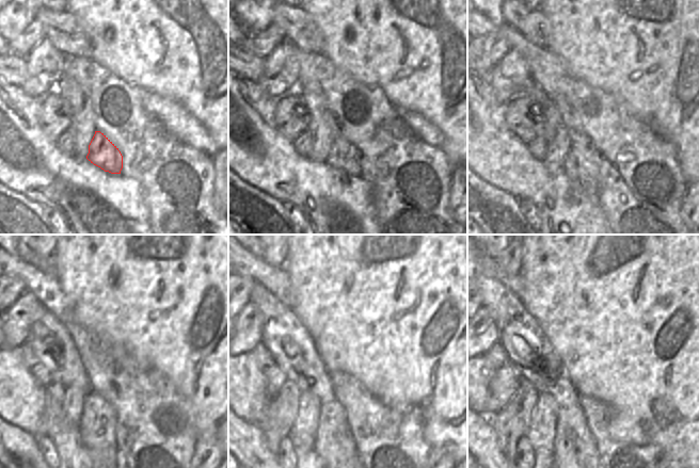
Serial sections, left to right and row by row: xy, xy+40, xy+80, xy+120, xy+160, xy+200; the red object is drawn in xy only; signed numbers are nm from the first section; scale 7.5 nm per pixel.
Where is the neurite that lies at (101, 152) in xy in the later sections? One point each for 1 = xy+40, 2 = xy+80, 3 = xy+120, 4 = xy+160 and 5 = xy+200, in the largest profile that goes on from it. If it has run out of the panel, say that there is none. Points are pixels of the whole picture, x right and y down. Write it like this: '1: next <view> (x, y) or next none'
1: next xy+40 (343, 155)
2: next xy+80 (582, 172)
3: next xy+120 (97, 425)
4: next xy+160 (334, 444)
5: next xy+200 (573, 440)

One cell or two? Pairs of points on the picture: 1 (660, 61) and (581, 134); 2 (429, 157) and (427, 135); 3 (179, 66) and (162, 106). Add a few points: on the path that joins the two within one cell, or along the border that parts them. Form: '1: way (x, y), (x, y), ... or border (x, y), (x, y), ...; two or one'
1: border (596, 87), (609, 93), (635, 117); two
2: border (409, 128), (427, 143), (440, 148); two
3: border (146, 92), (155, 92), (172, 98), (187, 110); two

